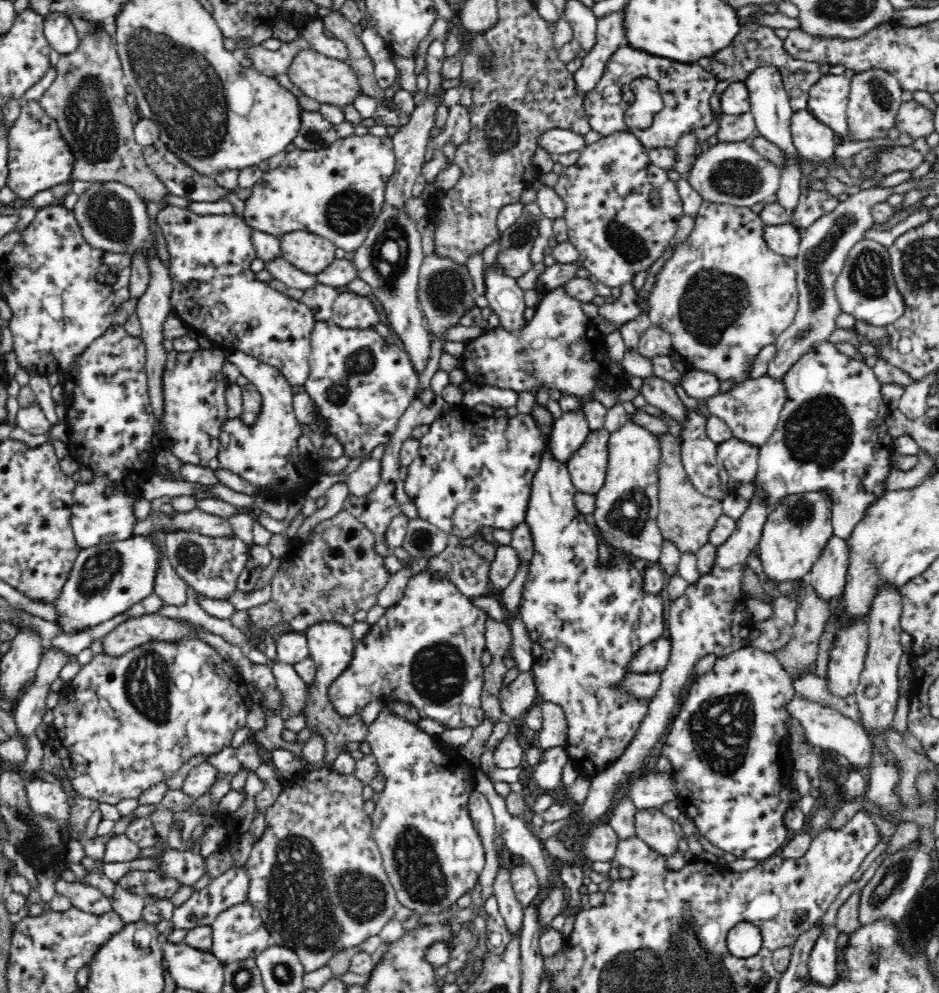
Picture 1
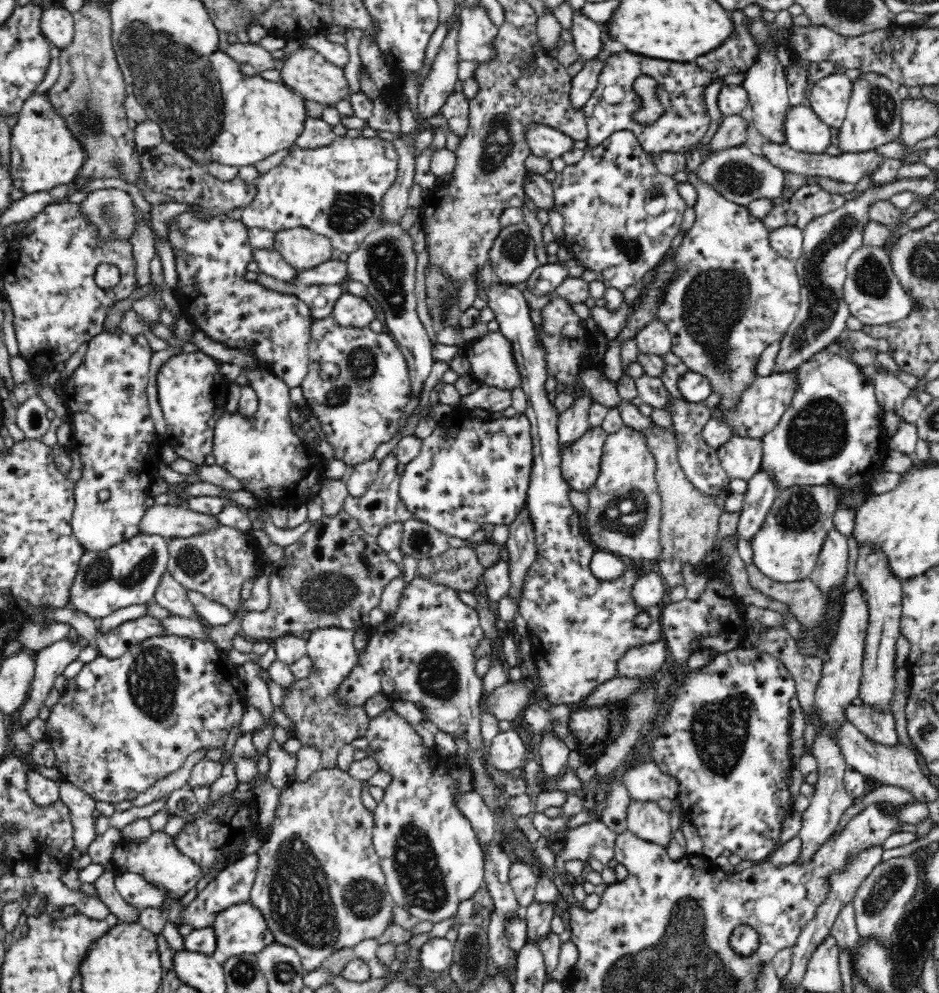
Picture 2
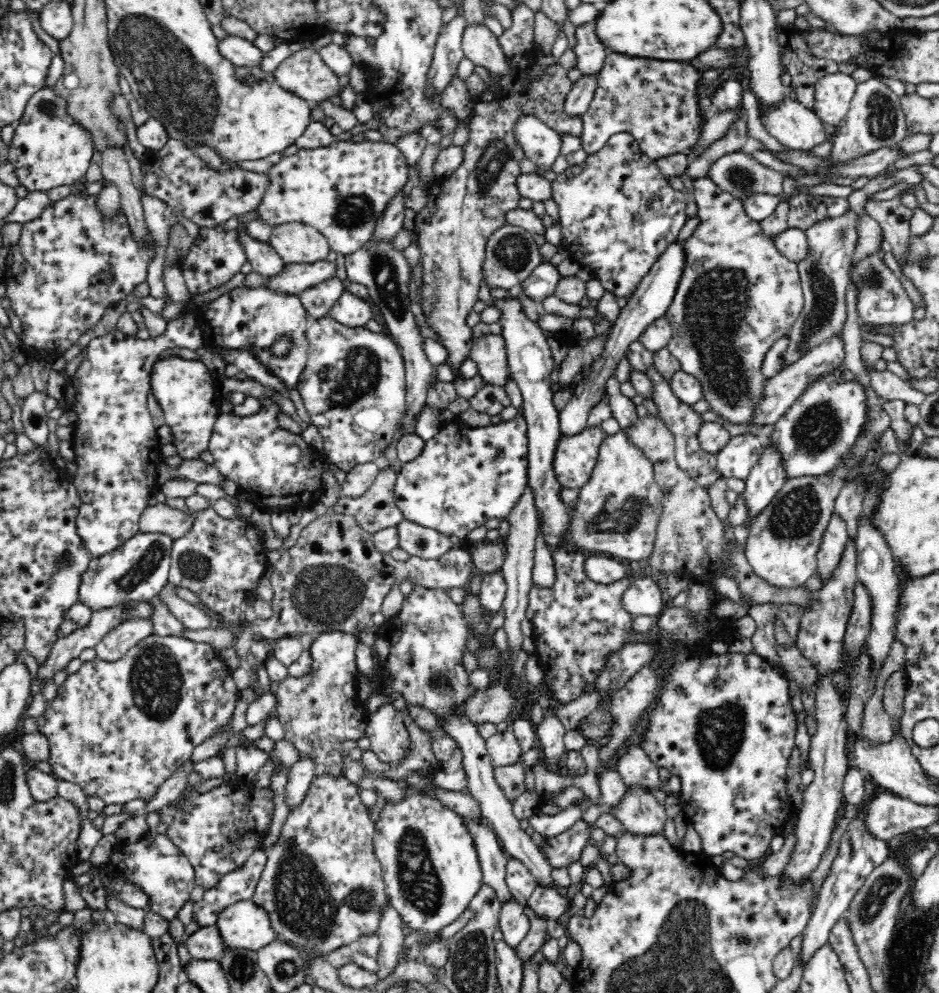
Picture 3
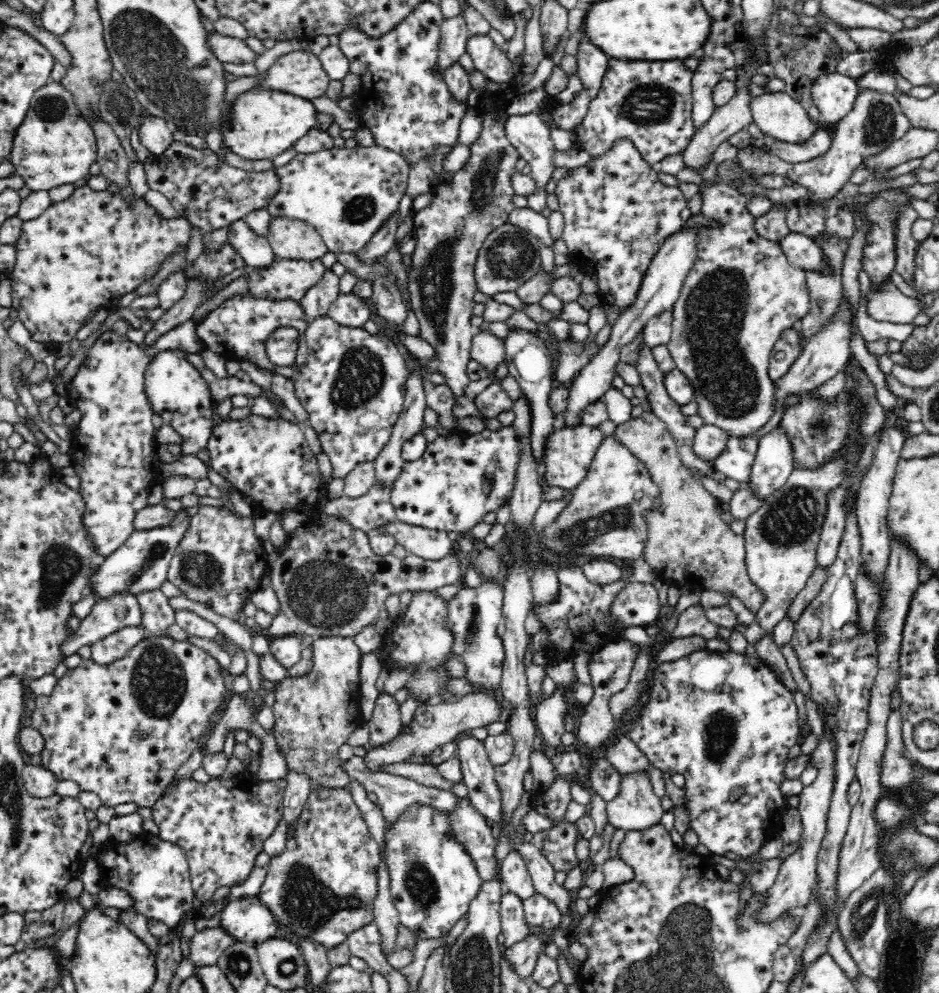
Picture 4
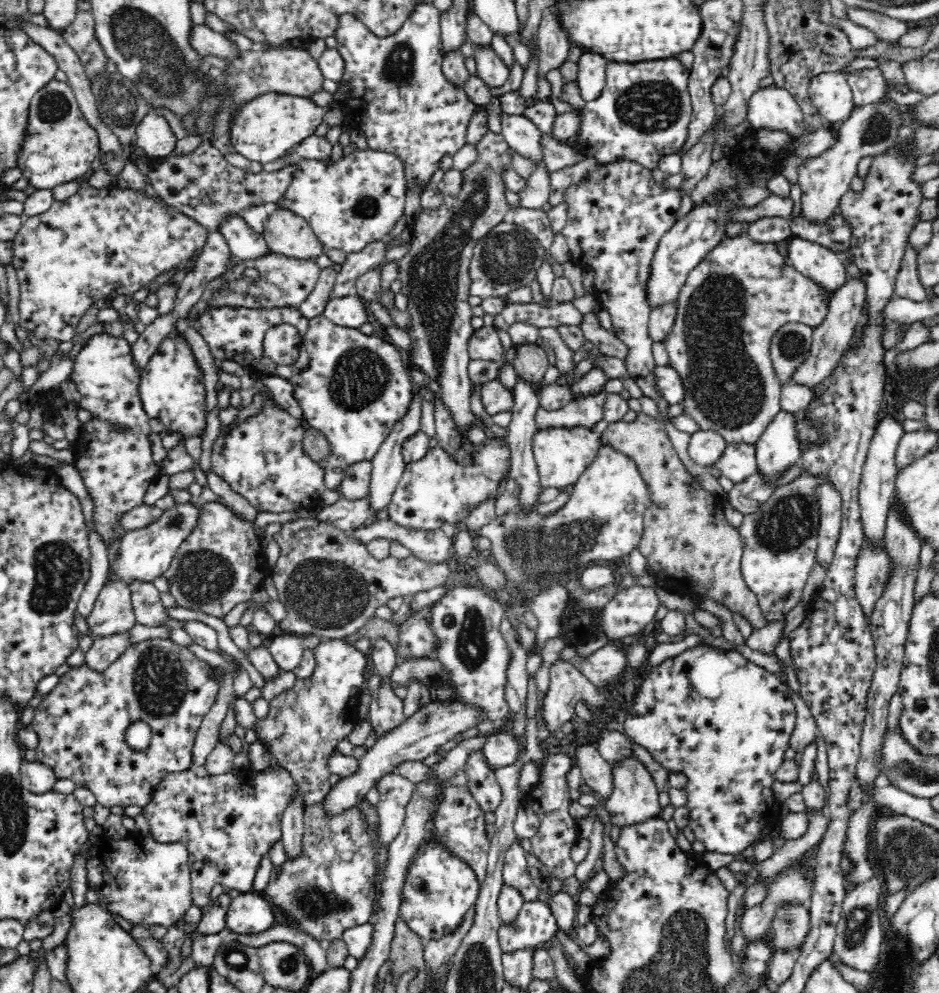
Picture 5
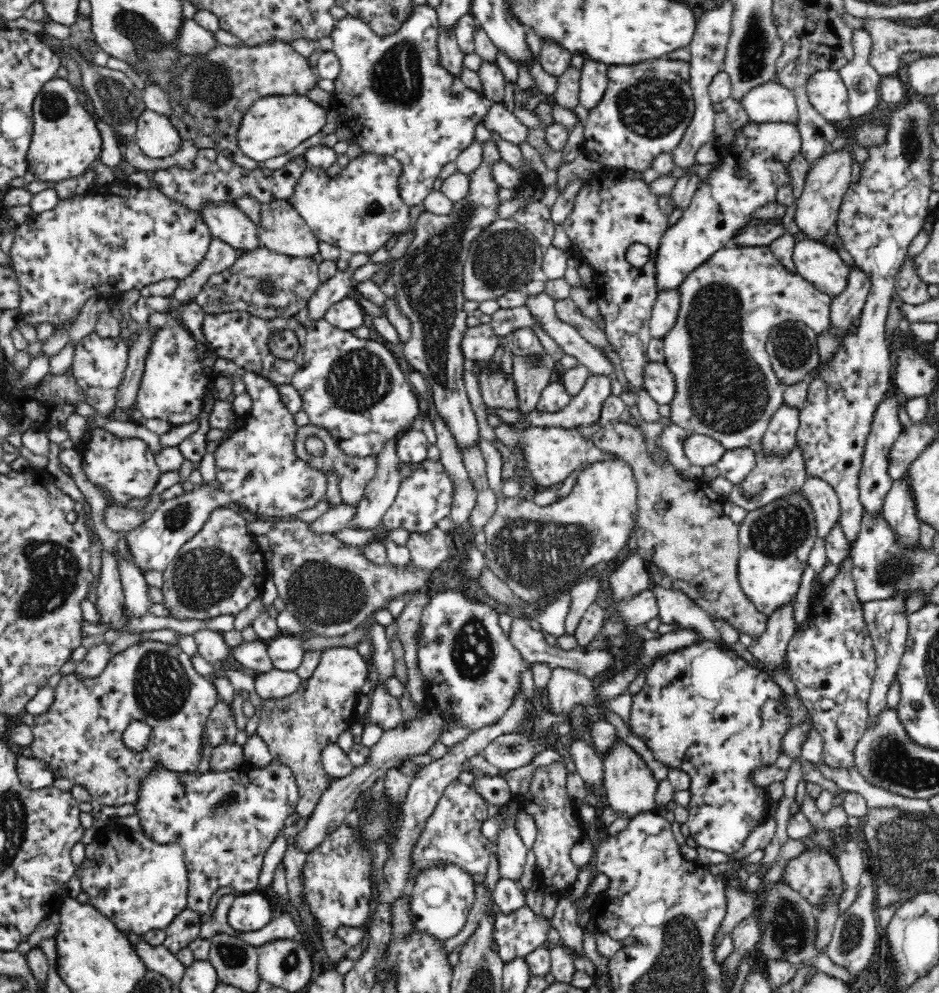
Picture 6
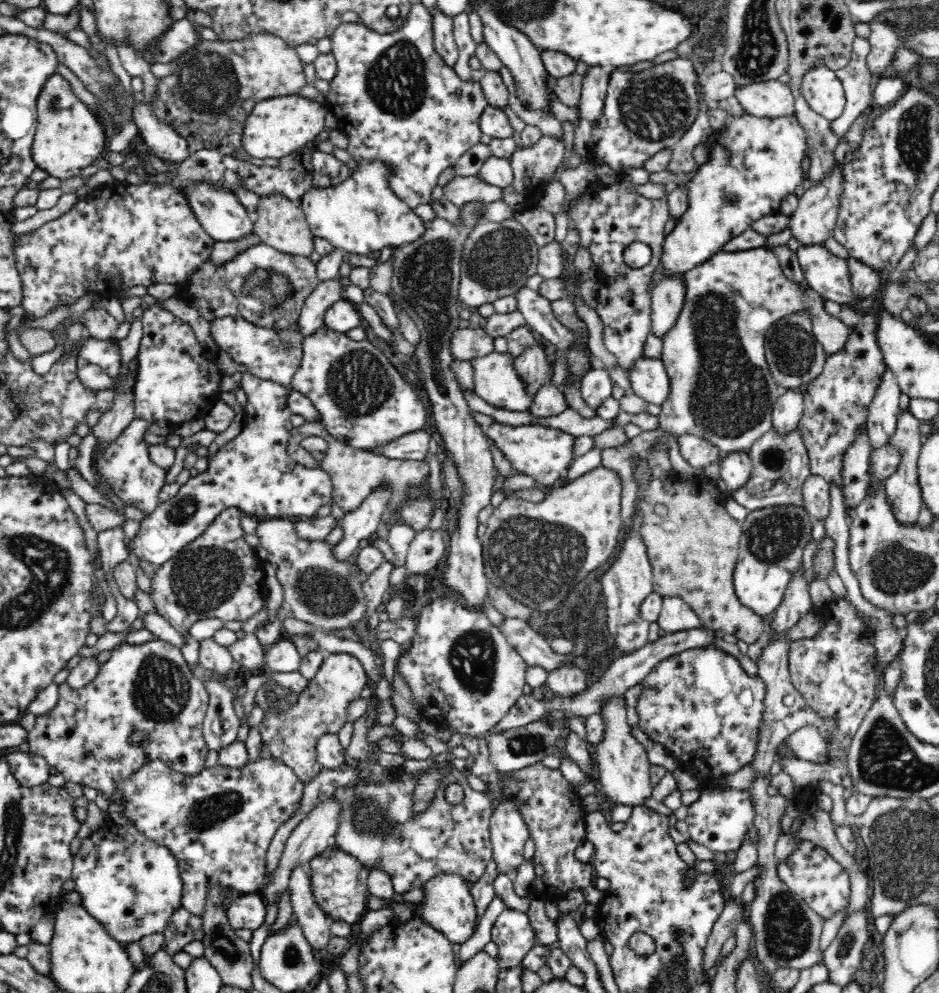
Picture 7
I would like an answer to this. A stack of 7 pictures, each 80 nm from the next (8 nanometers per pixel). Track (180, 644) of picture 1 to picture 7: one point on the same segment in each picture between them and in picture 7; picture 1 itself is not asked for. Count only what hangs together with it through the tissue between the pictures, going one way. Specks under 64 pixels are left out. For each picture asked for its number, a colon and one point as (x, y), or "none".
2: (120, 726)
3: (119, 729)
4: (122, 730)
5: (81, 724)
6: (80, 737)
7: (149, 688)

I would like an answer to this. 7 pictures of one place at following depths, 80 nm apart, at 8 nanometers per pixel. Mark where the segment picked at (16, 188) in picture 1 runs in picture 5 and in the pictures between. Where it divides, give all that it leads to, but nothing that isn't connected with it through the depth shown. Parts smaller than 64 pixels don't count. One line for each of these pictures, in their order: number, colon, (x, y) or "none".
2: (45, 153)
3: (49, 148)
4: (55, 145)
5: (60, 145)

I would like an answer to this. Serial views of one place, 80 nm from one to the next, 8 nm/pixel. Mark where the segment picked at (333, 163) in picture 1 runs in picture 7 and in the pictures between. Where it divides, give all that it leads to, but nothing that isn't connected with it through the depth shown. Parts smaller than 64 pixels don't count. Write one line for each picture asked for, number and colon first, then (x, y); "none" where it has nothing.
2: (337, 190)
3: (342, 189)
4: (347, 194)
5: (358, 200)
6: (359, 210)
7: (362, 214)

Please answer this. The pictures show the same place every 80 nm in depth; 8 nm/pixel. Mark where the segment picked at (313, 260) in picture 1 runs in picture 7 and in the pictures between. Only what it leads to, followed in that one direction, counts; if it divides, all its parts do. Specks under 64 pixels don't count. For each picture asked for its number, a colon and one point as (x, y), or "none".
2: (302, 248)
3: (297, 242)
4: (292, 239)
5: (285, 233)
6: (281, 229)
7: (280, 222)

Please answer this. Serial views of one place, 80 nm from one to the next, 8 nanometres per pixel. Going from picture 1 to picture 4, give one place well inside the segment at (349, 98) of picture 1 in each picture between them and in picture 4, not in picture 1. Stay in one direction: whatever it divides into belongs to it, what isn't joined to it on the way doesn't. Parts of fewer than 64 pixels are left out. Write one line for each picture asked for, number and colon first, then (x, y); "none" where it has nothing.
2: (305, 71)
3: (303, 73)
4: (300, 73)

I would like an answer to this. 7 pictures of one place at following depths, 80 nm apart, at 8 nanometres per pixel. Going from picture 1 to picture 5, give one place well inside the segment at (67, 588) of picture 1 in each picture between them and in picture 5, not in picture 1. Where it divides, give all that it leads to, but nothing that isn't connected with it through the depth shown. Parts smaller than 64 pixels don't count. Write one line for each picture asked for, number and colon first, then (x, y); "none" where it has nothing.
2: (128, 574)
3: (137, 570)
4: (141, 563)
5: (147, 552)

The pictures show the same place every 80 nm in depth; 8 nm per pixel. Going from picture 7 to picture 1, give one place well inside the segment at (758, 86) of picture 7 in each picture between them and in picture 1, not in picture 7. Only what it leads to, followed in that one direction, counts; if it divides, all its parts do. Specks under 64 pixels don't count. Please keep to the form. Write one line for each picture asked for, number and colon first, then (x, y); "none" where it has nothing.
1: (813, 139)
2: (802, 130)
3: (794, 125)
4: (777, 114)
5: (772, 107)
6: (771, 102)

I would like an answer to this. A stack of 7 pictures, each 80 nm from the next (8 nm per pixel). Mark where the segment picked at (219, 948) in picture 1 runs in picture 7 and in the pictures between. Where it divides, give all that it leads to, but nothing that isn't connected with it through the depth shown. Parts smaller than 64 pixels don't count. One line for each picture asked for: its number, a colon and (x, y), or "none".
2: (240, 929)
3: (244, 925)
4: (247, 919)
5: (249, 913)
6: (250, 912)
7: (246, 911)

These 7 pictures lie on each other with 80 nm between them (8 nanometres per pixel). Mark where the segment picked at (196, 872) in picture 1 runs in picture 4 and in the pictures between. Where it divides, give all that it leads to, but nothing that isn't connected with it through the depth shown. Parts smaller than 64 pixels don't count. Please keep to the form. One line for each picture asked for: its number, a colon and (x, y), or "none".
2: (157, 859)
3: (157, 866)
4: (155, 874)

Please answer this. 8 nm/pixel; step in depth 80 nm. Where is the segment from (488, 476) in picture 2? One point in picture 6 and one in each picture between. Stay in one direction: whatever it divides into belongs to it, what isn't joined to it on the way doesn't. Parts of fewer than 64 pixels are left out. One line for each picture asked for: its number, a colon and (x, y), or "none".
3: (464, 476)
4: (459, 478)
5: (437, 489)
6: (426, 497)

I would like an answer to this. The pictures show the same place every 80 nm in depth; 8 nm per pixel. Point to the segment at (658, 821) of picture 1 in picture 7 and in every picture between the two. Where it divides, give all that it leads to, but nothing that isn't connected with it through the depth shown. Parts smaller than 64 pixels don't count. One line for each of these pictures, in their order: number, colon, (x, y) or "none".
2: (644, 818)
3: (640, 812)
4: (636, 806)
5: (634, 797)
6: (630, 786)
7: (622, 768)

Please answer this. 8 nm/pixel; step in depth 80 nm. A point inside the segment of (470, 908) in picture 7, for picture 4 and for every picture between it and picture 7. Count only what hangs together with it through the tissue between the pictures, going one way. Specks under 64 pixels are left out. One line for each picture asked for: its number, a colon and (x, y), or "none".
4: (433, 881)
5: (439, 888)
6: (442, 896)

